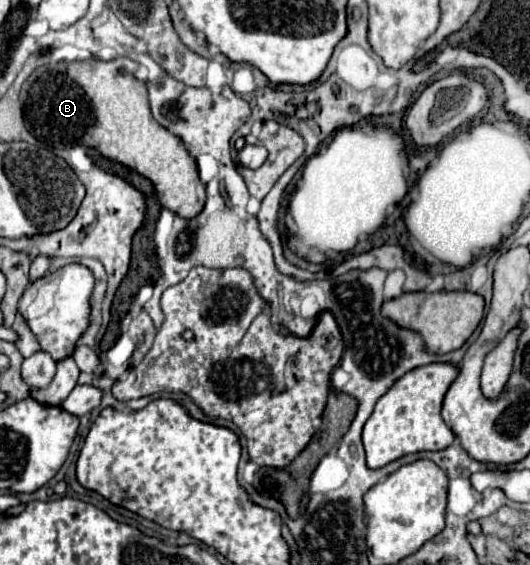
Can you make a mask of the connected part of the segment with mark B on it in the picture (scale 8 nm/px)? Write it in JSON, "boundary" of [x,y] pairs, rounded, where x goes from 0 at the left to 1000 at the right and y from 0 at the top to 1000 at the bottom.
{"boundary":[[[226,101],[215,108],[158,108],[72,119],[42,150],[38,182],[49,228],[75,253],[121,264],[125,257],[177,260],[200,281],[230,288],[283,317],[298,359],[336,384],[366,388],[389,359],[389,335],[343,250],[302,225],[279,186],[279,158],[249,129],[260,112]]]}

